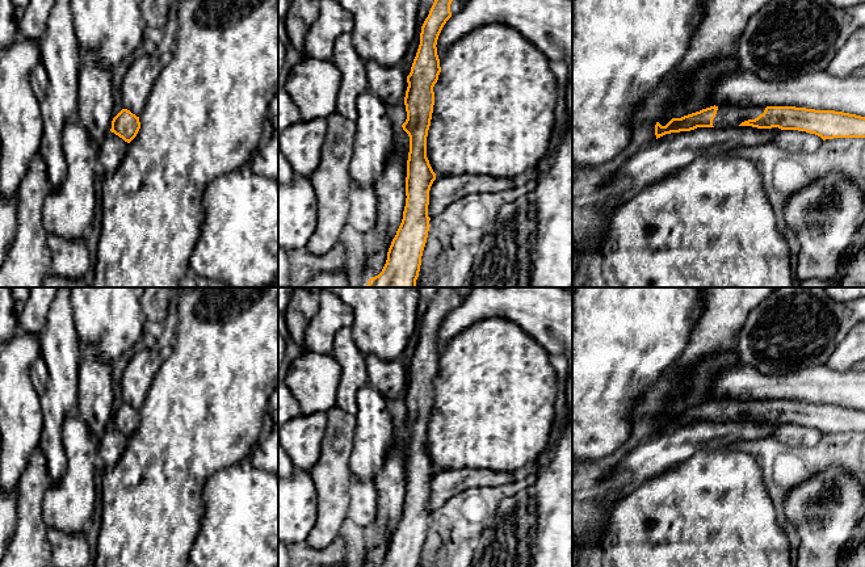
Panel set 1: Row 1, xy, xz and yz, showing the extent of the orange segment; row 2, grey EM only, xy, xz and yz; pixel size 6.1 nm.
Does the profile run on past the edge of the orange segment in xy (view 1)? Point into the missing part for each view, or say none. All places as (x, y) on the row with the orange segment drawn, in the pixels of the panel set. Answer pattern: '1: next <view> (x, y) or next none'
1: next none

